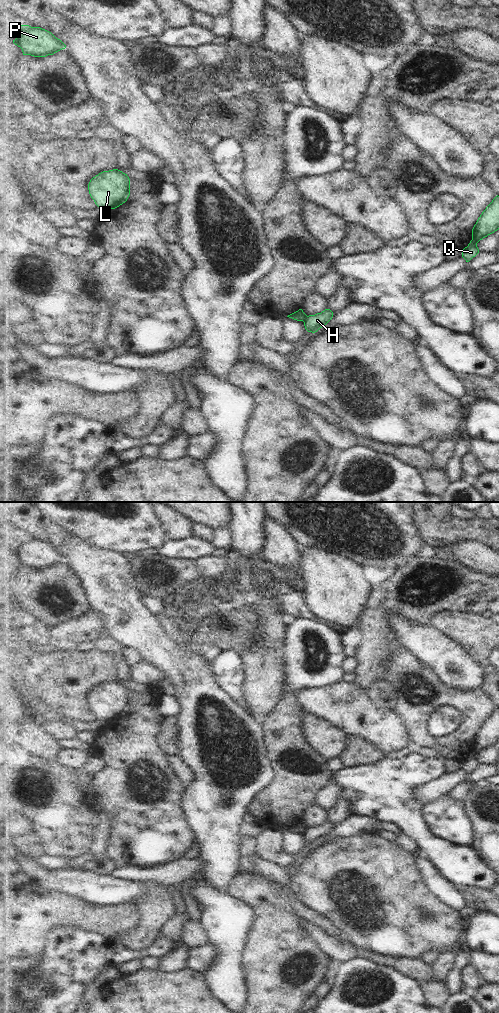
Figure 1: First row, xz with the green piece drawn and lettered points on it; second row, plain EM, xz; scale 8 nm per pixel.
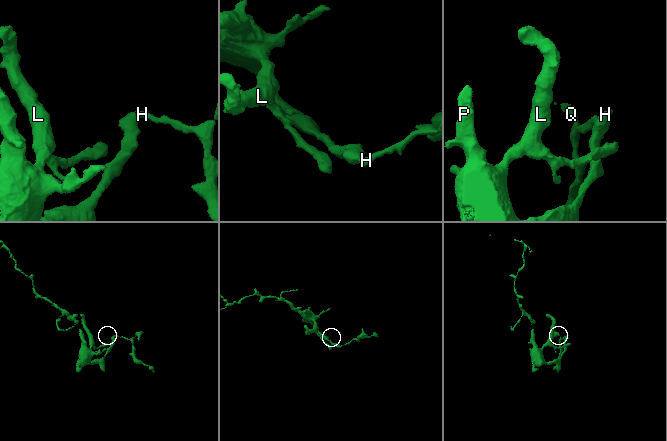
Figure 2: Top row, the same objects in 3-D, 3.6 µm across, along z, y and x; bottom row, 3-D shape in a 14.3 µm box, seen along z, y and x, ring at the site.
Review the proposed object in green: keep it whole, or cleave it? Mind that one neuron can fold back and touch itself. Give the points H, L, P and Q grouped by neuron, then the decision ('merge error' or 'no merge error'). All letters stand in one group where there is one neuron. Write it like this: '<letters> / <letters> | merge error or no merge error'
H Q / L P | merge error

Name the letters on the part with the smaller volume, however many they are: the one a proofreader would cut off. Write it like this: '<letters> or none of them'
H, Q

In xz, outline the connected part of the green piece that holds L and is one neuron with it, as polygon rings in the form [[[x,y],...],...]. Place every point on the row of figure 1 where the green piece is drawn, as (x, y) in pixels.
[[[118,169],[103,171],[93,177],[88,190],[95,204],[107,211],[125,203],[130,195],[130,179]]]

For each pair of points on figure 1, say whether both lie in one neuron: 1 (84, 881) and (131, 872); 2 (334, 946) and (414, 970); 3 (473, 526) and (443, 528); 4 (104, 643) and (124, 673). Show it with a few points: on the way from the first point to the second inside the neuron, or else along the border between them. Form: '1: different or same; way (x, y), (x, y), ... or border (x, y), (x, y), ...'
1: different; border (111, 874), (136, 881)
2: same; way (354, 952), (361, 952), (394, 962)
3: same; way (466, 528), (450, 528)
4: same; way (112, 649), (118, 655), (120, 665)

